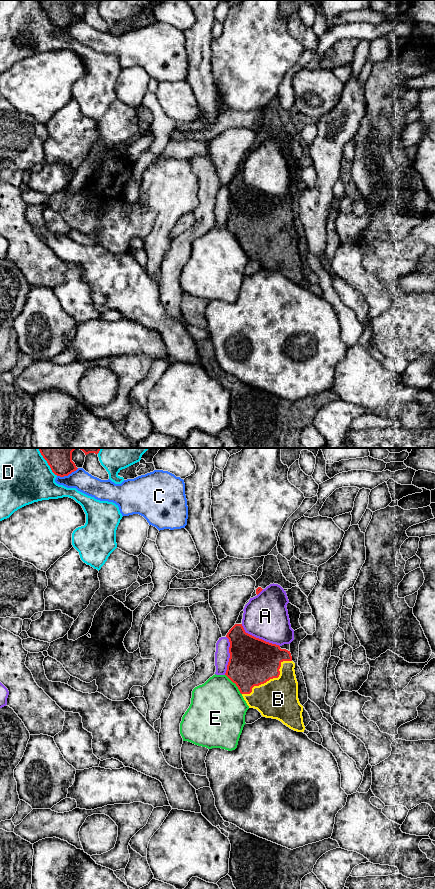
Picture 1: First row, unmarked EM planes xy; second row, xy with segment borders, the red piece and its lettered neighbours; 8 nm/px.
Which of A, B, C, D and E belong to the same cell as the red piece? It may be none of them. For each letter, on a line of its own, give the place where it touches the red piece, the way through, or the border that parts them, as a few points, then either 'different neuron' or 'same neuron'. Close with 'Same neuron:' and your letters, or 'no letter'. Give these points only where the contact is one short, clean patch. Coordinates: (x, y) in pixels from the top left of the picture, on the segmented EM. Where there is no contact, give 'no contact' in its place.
A: meets red in xy at (258, 638); different neuron
B: meets red in xy at (270, 678); different neuron
C: meets red in xy at (67, 475); different neuron
D: meets red in xy at (47, 462); different neuron
E: meets red in xy at (235, 683); different neuron
Same neuron: no letter

